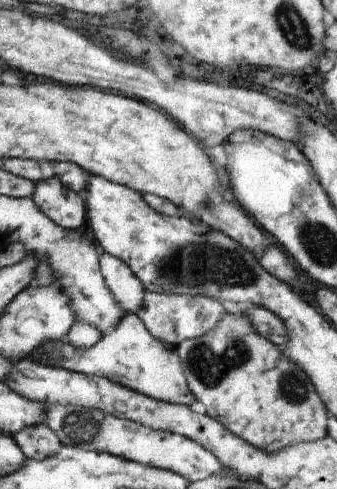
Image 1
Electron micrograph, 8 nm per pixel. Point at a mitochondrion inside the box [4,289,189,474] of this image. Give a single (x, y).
(83, 428)

